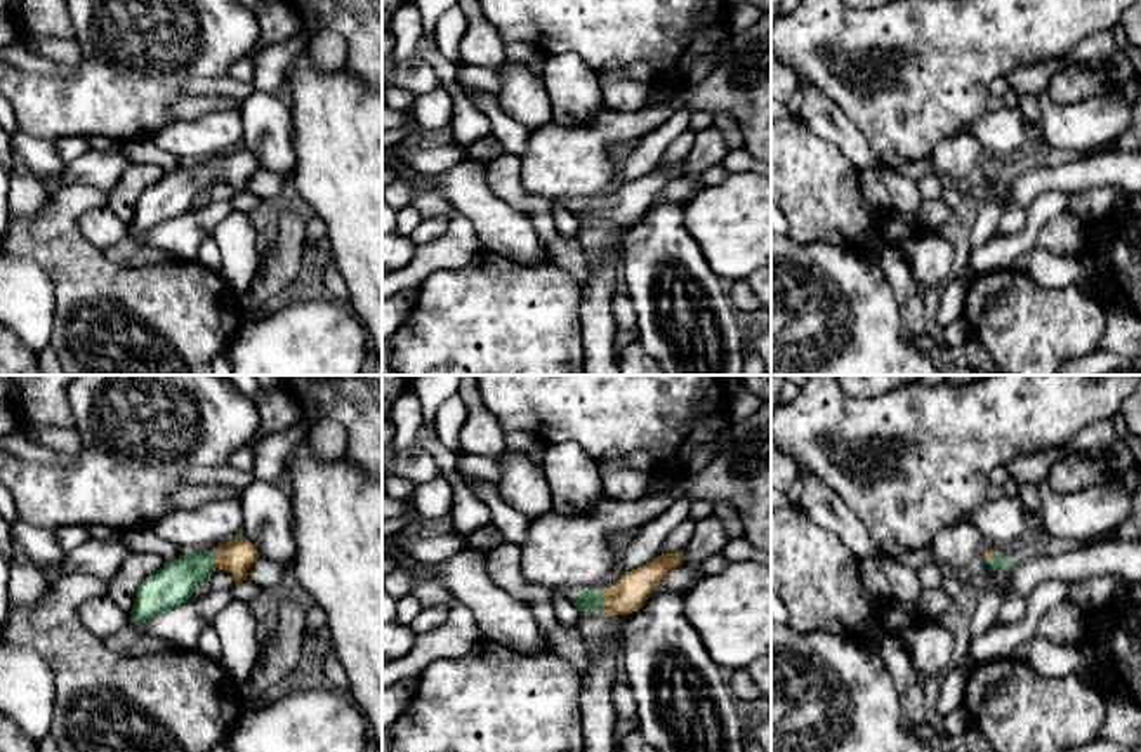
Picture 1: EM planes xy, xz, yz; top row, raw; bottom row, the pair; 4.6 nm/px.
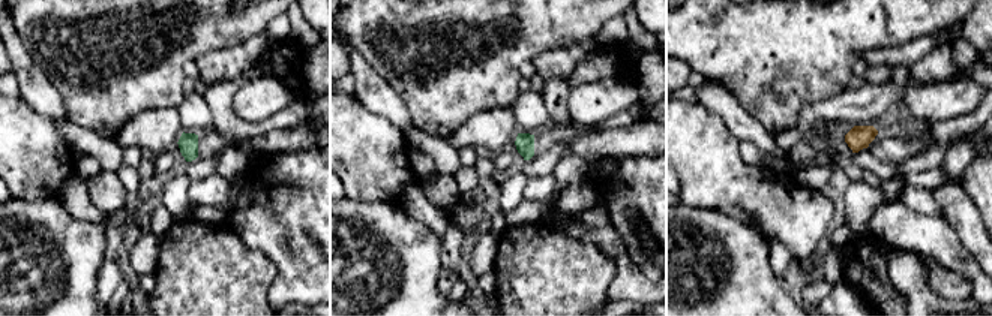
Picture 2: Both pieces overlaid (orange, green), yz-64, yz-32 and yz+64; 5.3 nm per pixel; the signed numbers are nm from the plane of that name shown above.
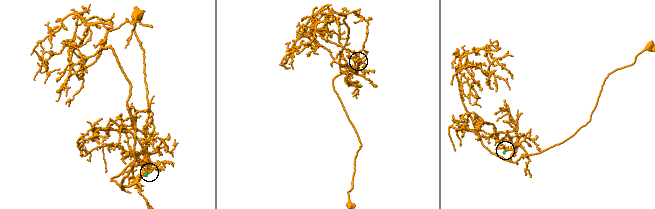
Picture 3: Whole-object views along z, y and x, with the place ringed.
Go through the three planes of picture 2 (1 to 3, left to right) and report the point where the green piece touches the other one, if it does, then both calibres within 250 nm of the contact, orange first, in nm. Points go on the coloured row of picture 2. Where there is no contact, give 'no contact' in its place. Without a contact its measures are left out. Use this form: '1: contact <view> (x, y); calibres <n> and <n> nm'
1: no contact
2: no contact
3: no contact

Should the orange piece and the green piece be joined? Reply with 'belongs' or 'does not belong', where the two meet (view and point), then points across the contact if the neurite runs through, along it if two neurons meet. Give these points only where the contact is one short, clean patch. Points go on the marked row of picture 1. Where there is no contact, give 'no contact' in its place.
belongs; contact xy (214, 560); way xy (237, 556), (214, 560), (195, 565), (171, 586)

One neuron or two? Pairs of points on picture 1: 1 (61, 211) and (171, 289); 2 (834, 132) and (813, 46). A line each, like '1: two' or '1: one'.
1: one
2: two

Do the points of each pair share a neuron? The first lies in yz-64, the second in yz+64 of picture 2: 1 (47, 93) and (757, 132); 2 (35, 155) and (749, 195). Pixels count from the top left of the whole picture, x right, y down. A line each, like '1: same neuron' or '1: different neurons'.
1: same neuron
2: same neuron

